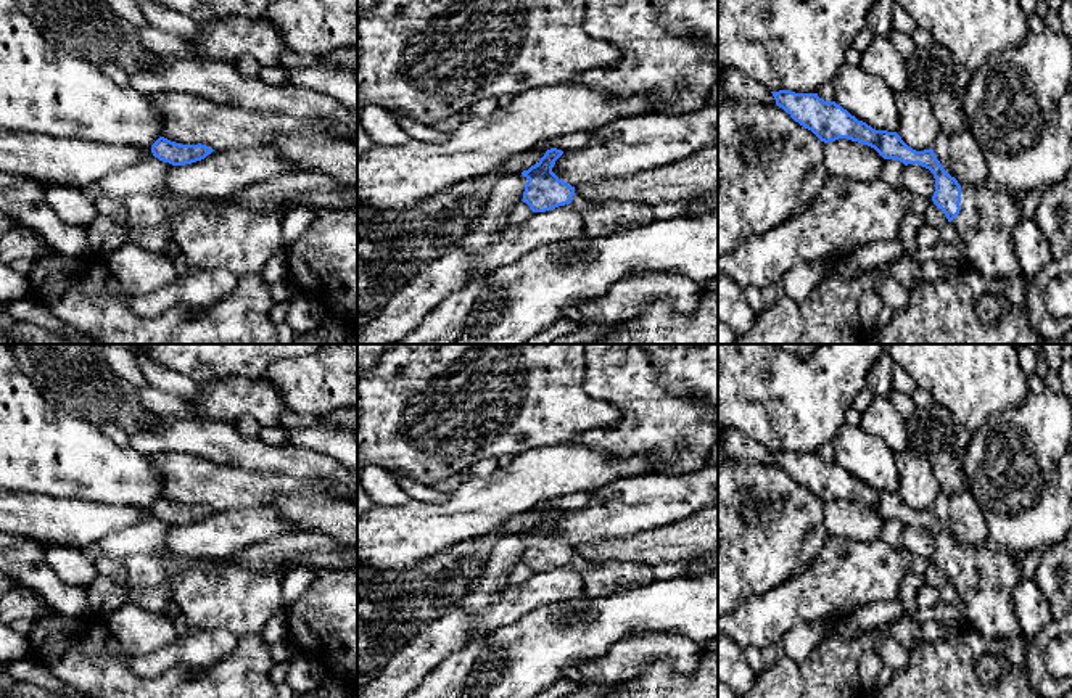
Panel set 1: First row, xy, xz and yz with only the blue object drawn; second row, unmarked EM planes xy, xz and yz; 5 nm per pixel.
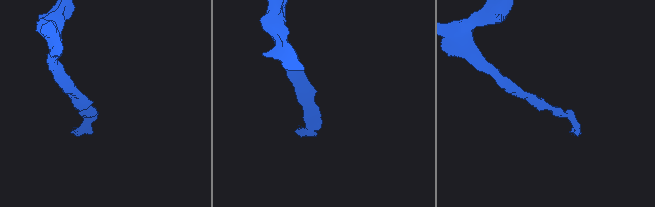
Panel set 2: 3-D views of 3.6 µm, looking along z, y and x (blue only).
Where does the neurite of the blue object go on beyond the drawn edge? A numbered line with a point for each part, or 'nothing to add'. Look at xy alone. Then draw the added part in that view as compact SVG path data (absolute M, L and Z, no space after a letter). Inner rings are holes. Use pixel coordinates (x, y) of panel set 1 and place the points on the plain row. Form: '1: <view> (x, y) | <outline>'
nothing to add

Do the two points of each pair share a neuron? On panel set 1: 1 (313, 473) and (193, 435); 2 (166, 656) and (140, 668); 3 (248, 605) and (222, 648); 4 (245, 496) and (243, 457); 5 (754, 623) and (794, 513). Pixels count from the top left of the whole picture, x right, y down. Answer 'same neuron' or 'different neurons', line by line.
1: same neuron
2: same neuron
3: different neurons
4: different neurons
5: different neurons

